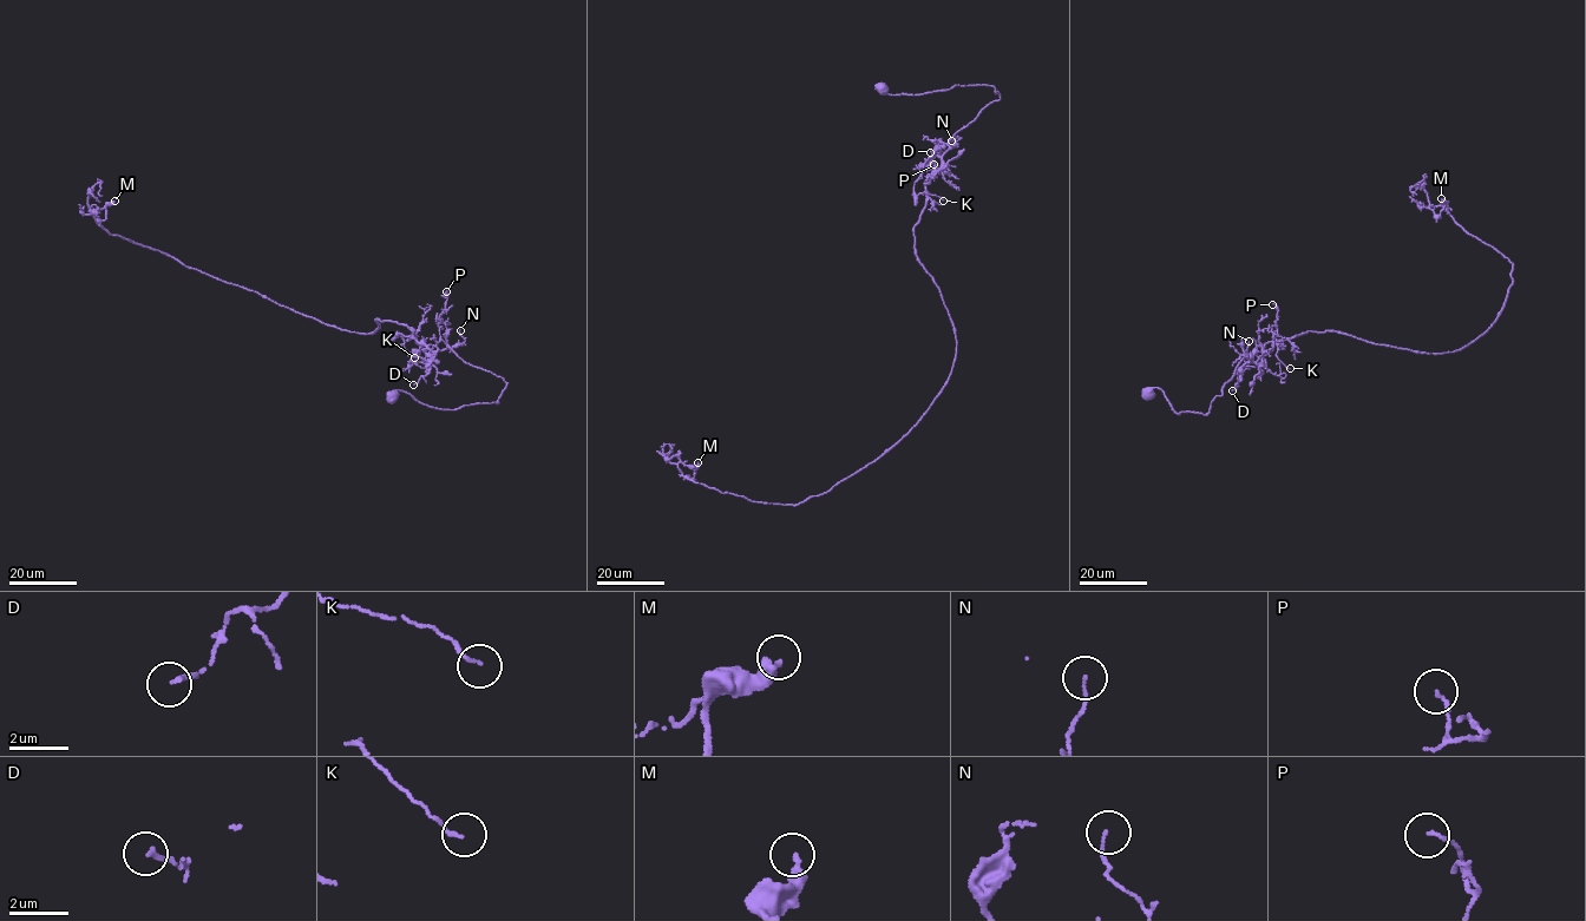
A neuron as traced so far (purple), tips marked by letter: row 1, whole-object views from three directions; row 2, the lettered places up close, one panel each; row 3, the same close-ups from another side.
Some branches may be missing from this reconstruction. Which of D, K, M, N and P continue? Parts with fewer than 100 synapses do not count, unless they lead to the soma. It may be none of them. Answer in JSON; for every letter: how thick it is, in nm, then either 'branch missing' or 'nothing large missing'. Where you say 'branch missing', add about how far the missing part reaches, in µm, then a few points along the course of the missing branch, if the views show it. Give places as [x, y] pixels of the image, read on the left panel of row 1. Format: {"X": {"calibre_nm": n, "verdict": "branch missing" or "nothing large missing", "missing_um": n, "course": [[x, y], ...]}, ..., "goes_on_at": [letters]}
{"D": {"calibre_nm": 150, "verdict": "nothing large missing"}, "K": {"calibre_nm": 100, "verdict": "nothing large missing"}, "M": {"calibre_nm": 240, "verdict": "nothing large missing"}, "N": {"calibre_nm": 100, "verdict": "nothing large missing"}, "P": {"calibre_nm": 110, "verdict": "nothing large missing"}, "goes_on_at": []}

